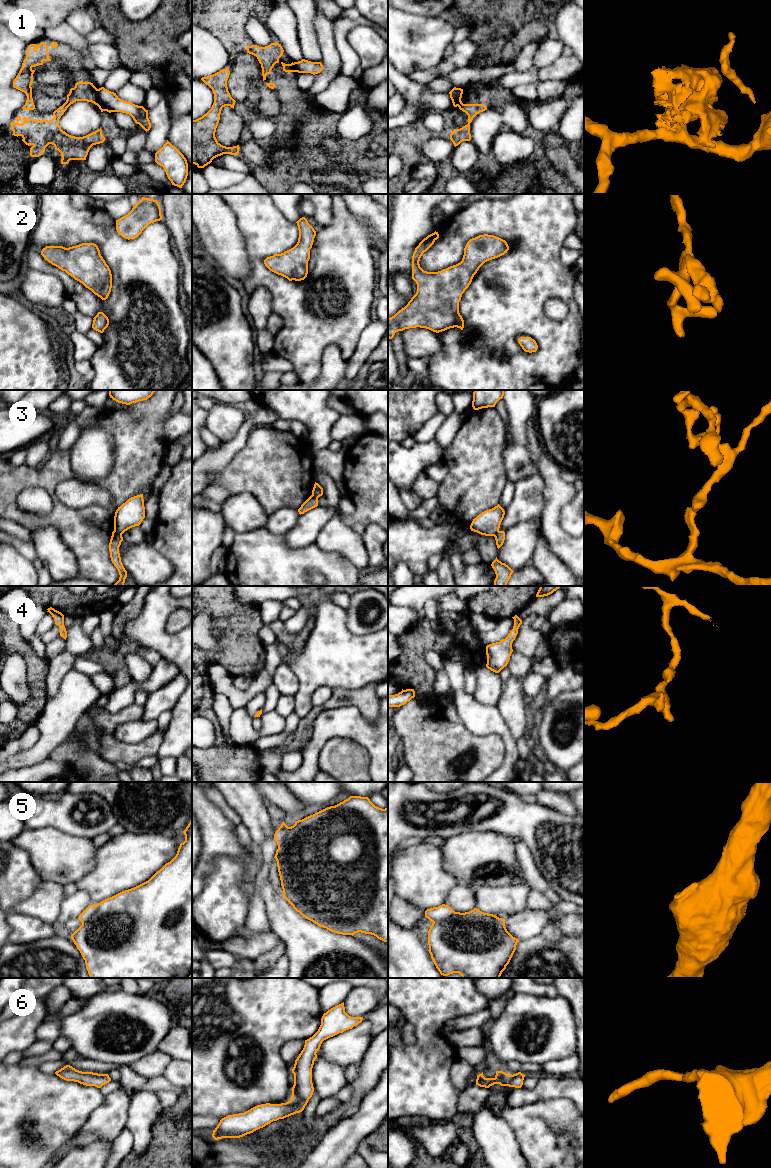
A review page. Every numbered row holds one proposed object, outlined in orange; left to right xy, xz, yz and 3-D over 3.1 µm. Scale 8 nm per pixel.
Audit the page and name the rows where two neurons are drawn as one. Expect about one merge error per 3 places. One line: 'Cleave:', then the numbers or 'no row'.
Cleave: 1, 3, 5

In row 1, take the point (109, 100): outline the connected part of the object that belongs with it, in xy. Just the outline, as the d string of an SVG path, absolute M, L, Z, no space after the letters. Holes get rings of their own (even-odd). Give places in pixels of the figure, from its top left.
M104 87L97 89L97 93L100 104L107 112L122 112L129 114L135 123L139 124L146 132L150 130L151 123L148 118L148 110L143 106L121 100L116 93L109 91Z

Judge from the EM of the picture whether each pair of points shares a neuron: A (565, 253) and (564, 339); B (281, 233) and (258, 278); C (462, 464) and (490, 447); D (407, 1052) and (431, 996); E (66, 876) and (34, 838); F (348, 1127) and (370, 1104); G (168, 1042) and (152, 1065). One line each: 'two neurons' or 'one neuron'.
A: two neurons
B: one neuron
C: one neuron
D: one neuron
E: one neuron
F: one neuron
G: one neuron

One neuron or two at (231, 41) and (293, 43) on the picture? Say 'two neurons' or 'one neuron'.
two neurons

